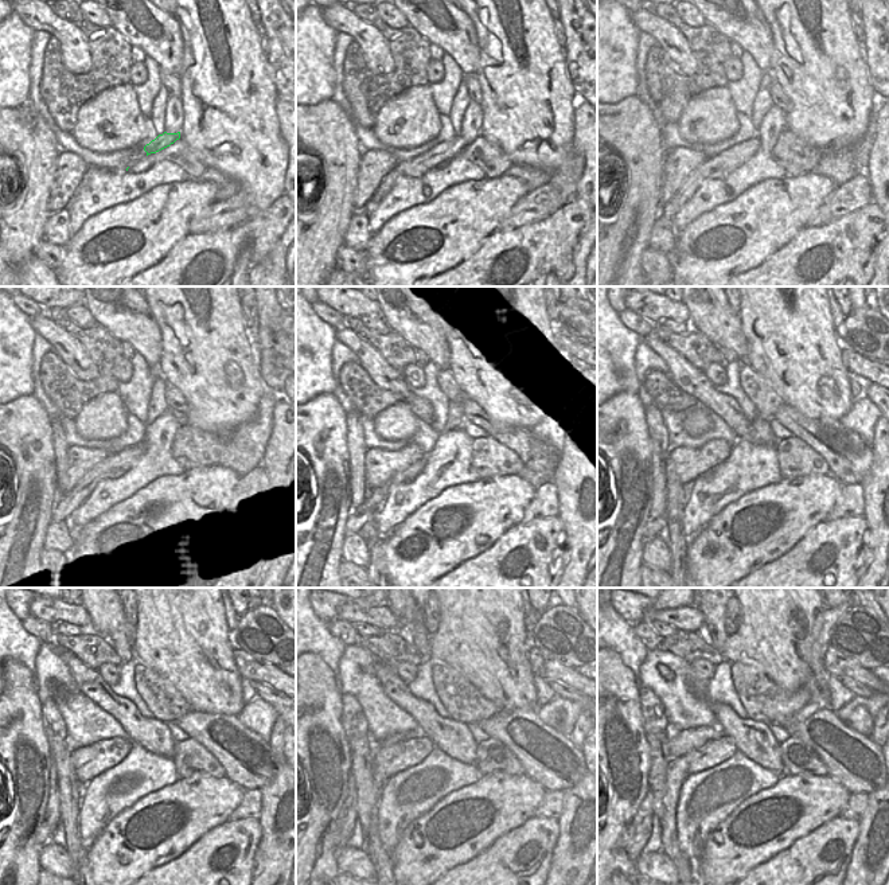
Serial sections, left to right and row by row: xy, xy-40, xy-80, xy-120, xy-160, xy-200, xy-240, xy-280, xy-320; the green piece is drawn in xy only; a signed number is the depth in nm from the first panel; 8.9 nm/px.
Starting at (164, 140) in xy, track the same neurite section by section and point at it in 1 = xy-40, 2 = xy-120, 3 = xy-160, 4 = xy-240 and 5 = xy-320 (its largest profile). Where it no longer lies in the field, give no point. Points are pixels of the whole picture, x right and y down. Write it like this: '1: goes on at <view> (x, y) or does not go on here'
1: goes on at xy-40 (417, 167)
2: goes on at xy-120 (116, 466)
3: goes on at xy-160 (375, 498)
4: goes on at xy-240 (45, 833)
5: goes on at xy-320 (628, 833)

